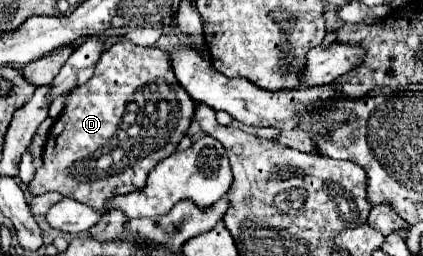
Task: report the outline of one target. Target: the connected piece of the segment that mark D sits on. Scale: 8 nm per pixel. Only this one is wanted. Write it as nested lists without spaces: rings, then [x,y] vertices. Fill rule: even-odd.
[[[114,43],[114,45],[100,57],[100,61],[98,61],[98,65],[96,65],[96,71],[94,71],[94,75],[88,79],[88,83],[76,87],[76,89],[70,93],[70,97],[68,97],[68,101],[66,101],[66,105],[64,105],[62,115],[60,115],[60,117],[56,119],[56,123],[54,123],[54,125],[62,125],[62,127],[58,127],[58,129],[64,129],[64,131],[62,131],[58,137],[52,137],[52,135],[48,137],[48,141],[46,141],[46,145],[44,145],[44,153],[42,153],[44,165],[42,165],[42,169],[36,171],[34,179],[32,179],[30,185],[28,185],[28,191],[30,191],[32,195],[42,195],[42,193],[58,191],[58,193],[62,193],[64,197],[70,197],[70,199],[74,199],[74,201],[78,201],[78,203],[84,203],[84,205],[94,207],[94,209],[102,209],[104,203],[106,203],[110,197],[114,197],[114,195],[124,195],[124,193],[132,193],[132,191],[138,191],[138,189],[142,189],[142,187],[146,185],[148,173],[150,173],[162,159],[166,159],[168,155],[172,155],[174,149],[176,149],[176,145],[180,143],[180,139],[186,135],[186,131],[188,131],[188,127],[190,127],[190,121],[192,121],[192,113],[194,113],[194,101],[192,101],[192,97],[180,87],[180,83],[176,83],[176,77],[174,77],[174,73],[172,73],[170,59],[168,59],[168,53],[166,53],[166,51],[154,49],[154,47],[138,47],[138,45],[134,45],[134,43]],[[130,103],[138,107],[138,113],[134,113],[132,117],[128,115]],[[108,143],[110,143],[110,151],[100,153],[100,149],[104,149]]]

